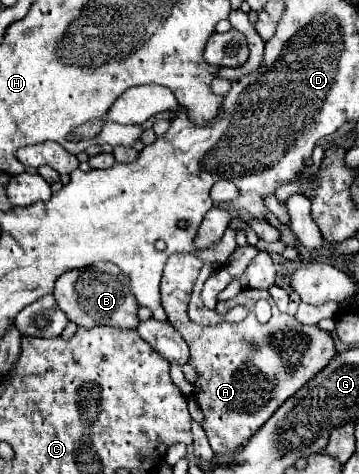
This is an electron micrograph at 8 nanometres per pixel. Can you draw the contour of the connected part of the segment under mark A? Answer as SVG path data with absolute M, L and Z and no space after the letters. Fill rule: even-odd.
M174 254L168 258L162 276L162 306L168 320L184 334L190 348L190 364L198 370L194 396L206 416L204 430L216 454L232 454L254 434L290 396L296 394L310 378L322 372L336 356L332 336L318 328L300 324L294 316L284 314L272 302L266 290L242 290L236 298L218 302L216 312L224 314L236 304L250 310L248 318L240 324L220 322L216 326L200 326L188 318L188 302L194 282L200 272L200 258L194 254ZM266 298L272 302L272 318L260 324L254 316L254 304Z

